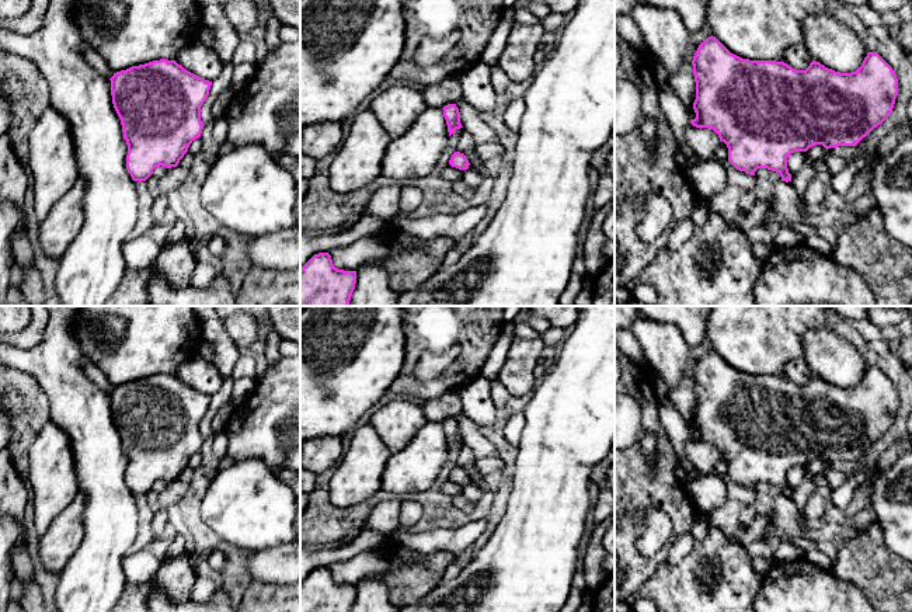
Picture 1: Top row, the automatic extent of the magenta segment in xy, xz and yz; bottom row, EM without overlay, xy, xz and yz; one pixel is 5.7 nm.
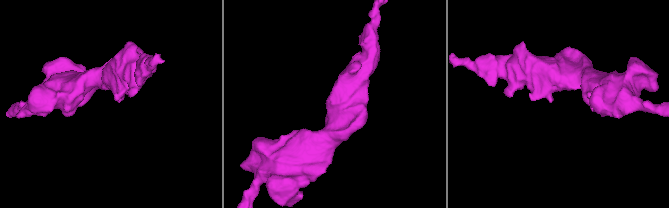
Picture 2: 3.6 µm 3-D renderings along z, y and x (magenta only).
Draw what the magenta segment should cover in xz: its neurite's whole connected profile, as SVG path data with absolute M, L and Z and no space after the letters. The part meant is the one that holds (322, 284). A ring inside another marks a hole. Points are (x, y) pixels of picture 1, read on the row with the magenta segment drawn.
M328 253L314 254L300 268L300 306L348 306L356 271L334 267Z

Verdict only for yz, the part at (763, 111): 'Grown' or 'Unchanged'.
Unchanged

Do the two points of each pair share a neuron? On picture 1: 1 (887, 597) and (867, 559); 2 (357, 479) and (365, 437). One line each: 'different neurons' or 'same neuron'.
1: same neuron
2: same neuron

